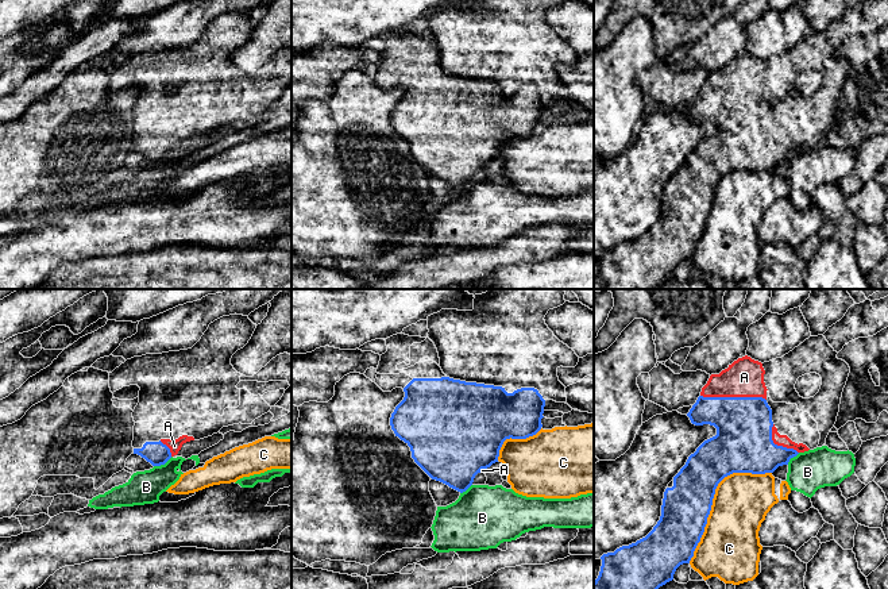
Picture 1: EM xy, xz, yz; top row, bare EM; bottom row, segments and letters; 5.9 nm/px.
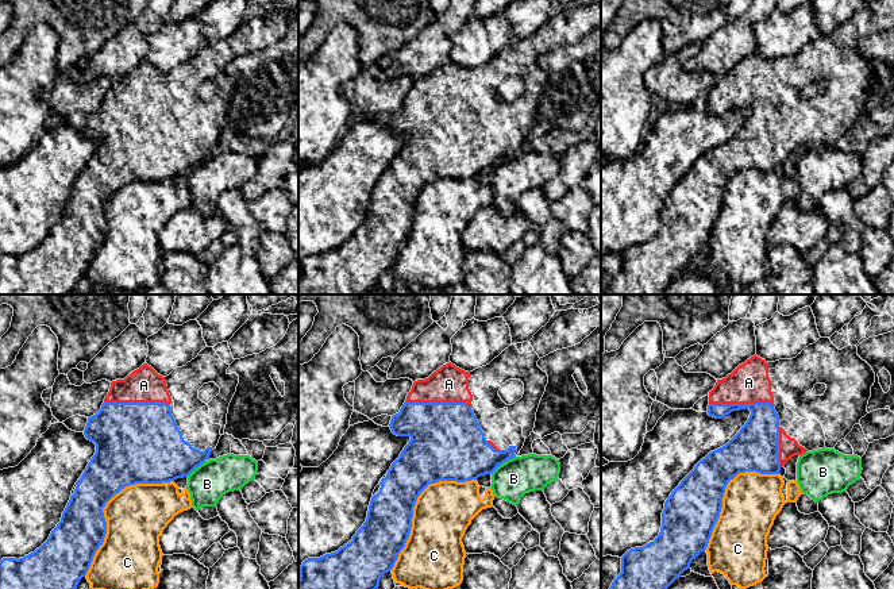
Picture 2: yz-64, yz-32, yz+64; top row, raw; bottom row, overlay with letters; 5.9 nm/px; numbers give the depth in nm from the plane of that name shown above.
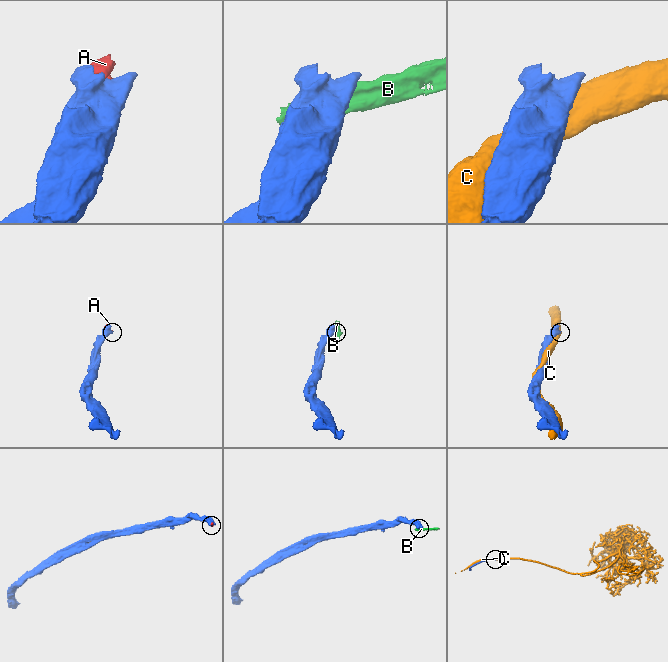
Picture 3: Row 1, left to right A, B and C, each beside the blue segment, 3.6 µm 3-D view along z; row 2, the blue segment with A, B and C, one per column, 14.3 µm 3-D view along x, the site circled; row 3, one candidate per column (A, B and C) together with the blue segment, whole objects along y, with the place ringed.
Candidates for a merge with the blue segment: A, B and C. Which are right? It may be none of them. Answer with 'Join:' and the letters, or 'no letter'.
Join: A

